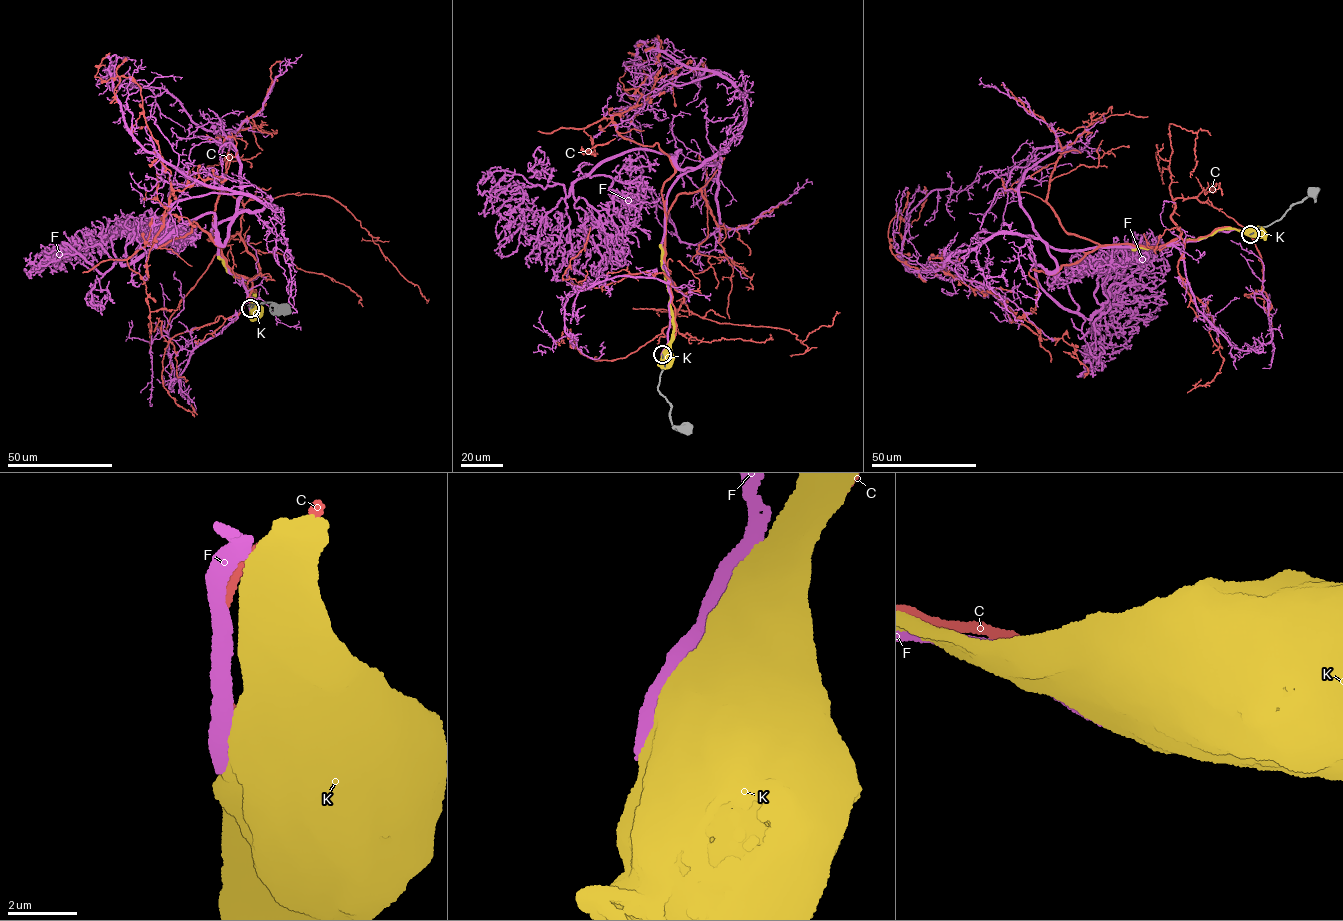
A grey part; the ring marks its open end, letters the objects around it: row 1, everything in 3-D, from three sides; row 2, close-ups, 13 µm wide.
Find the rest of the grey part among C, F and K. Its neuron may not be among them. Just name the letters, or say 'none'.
C

